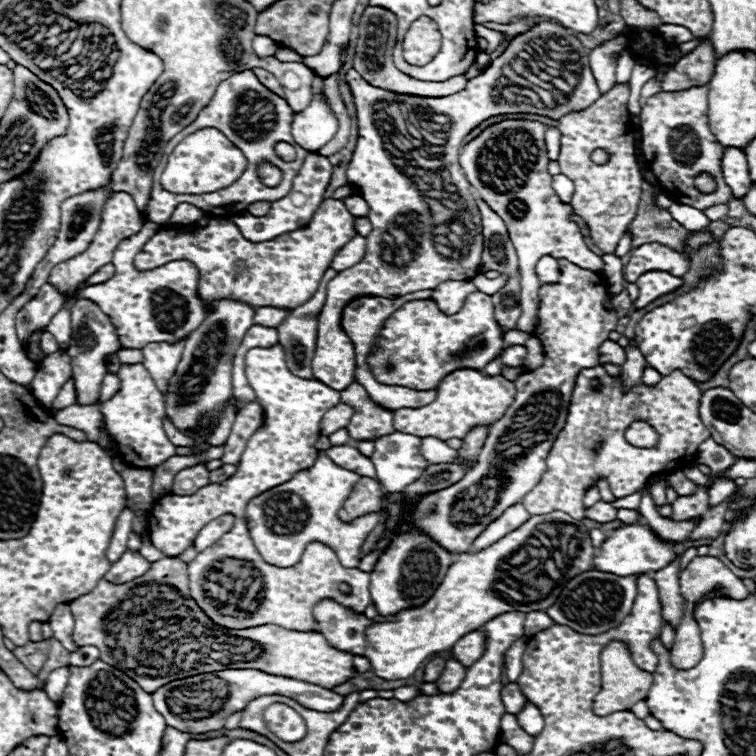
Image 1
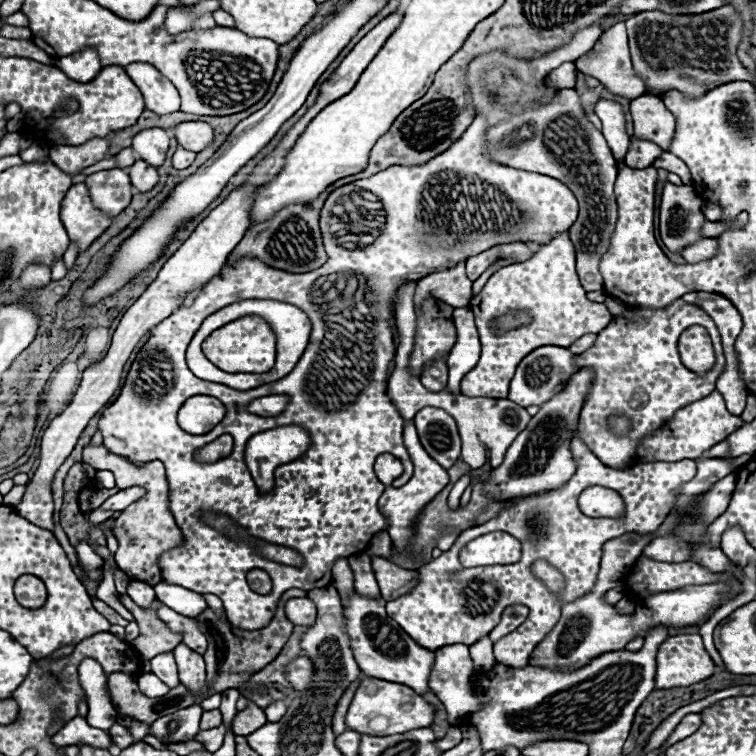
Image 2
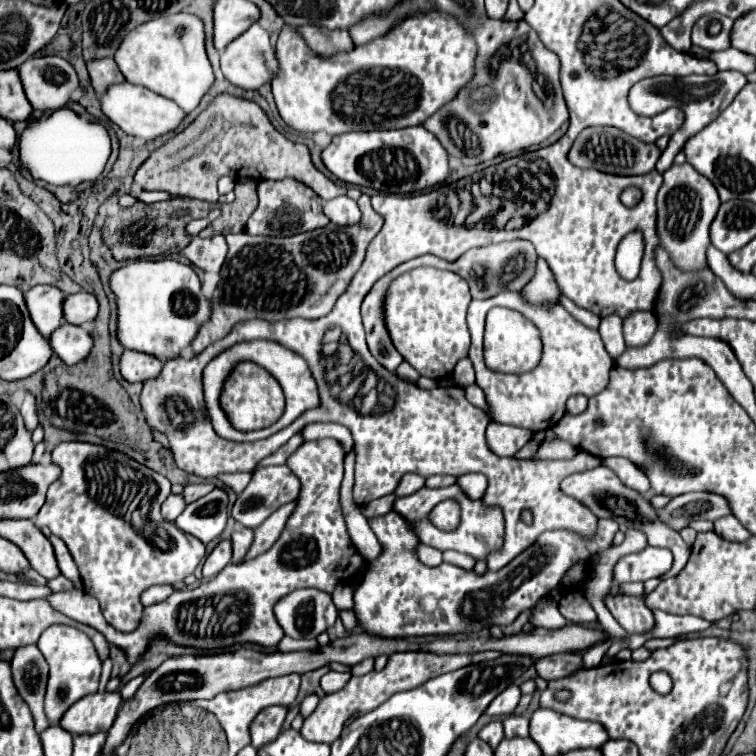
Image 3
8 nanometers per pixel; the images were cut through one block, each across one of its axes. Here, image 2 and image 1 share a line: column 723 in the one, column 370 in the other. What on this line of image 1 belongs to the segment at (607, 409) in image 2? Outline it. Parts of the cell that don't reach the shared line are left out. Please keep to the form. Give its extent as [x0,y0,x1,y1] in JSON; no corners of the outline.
[368,292,504,390]

